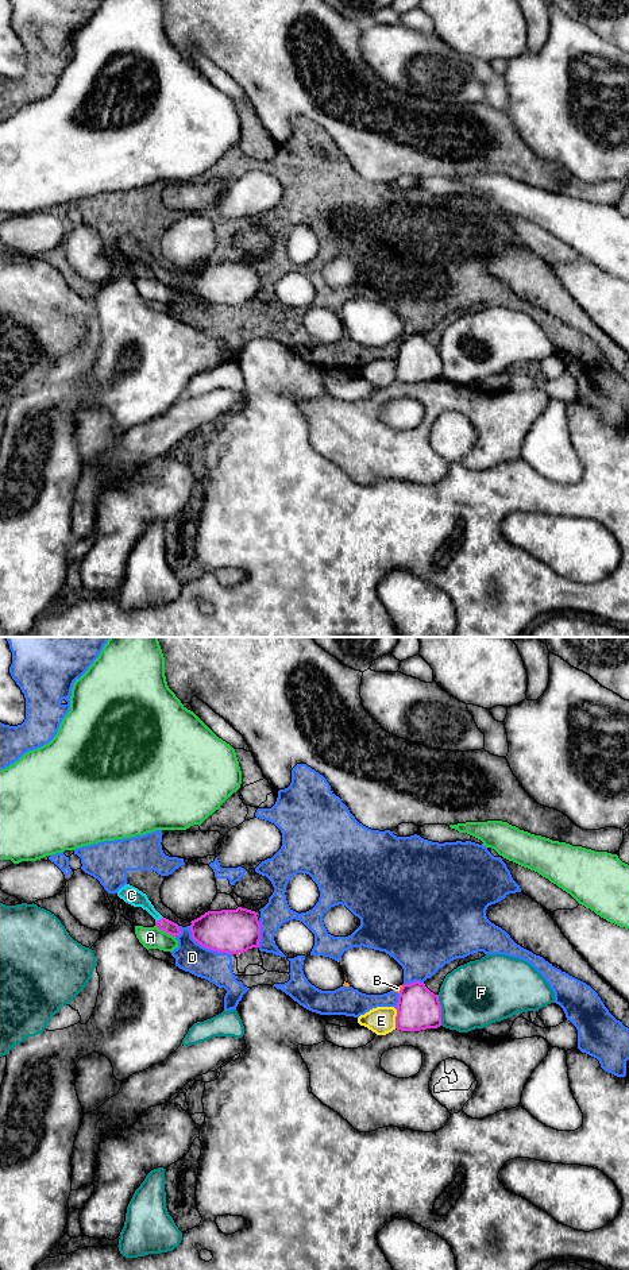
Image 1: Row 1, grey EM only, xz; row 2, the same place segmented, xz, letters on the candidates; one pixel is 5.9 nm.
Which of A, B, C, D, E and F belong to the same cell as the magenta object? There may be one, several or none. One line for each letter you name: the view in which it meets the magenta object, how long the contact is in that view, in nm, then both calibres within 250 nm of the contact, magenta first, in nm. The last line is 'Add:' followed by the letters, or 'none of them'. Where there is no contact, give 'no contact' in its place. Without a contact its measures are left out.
C: xz | 60 nm | 80/110 nm
Add: C

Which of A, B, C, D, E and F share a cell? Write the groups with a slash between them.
A / B D / C / E / F

